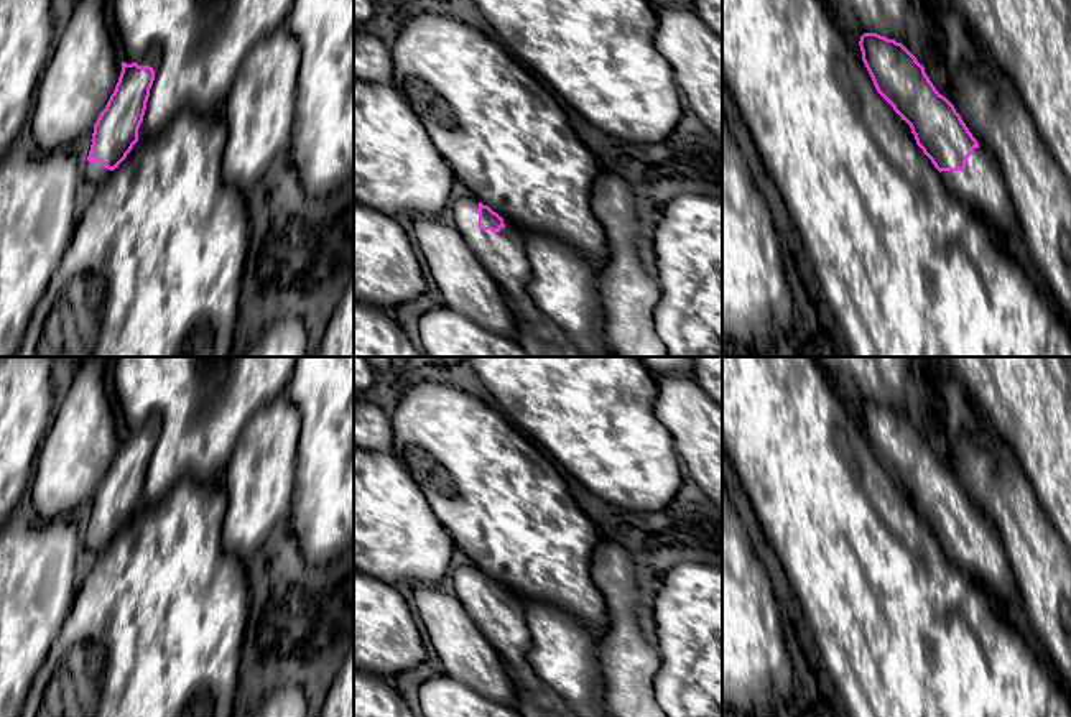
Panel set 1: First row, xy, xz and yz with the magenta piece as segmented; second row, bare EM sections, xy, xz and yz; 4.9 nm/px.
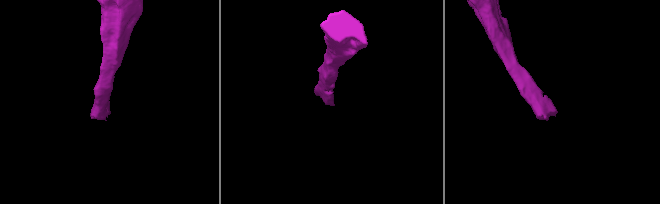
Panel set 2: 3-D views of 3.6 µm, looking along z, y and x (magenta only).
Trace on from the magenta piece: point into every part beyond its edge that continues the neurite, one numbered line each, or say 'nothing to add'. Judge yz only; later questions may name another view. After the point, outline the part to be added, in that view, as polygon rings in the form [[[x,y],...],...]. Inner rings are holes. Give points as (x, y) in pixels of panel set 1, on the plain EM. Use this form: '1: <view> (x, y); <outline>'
1: yz (981, 555); [[[979,515],[964,539],[941,539],[944,554],[992,599],[1000,604],[1018,600],[1013,572],[995,530]]]

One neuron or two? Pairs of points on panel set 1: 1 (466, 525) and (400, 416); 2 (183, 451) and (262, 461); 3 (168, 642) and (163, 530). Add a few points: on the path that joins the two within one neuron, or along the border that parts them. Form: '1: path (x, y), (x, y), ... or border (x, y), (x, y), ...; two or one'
1: path (466, 495), (466, 471), (430, 434); one
2: border (245, 421), (221, 481); two
3: path (163, 614), (163, 558); one

